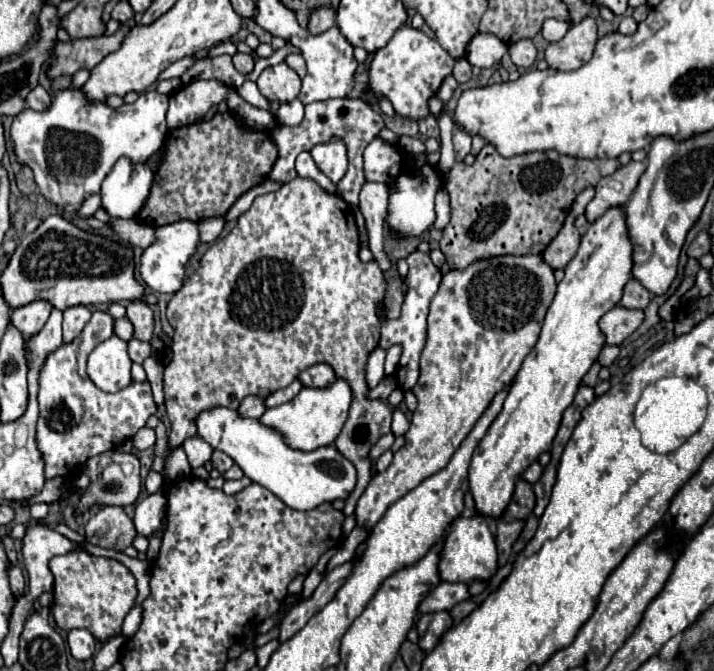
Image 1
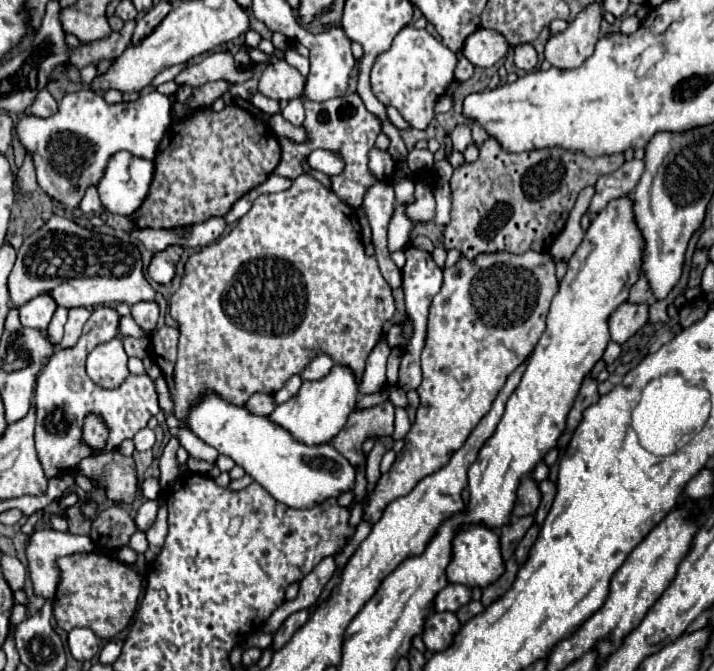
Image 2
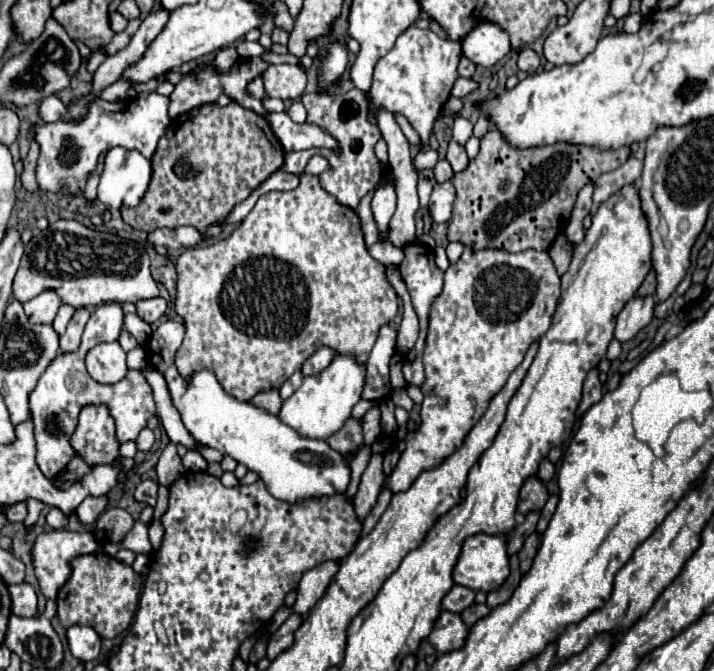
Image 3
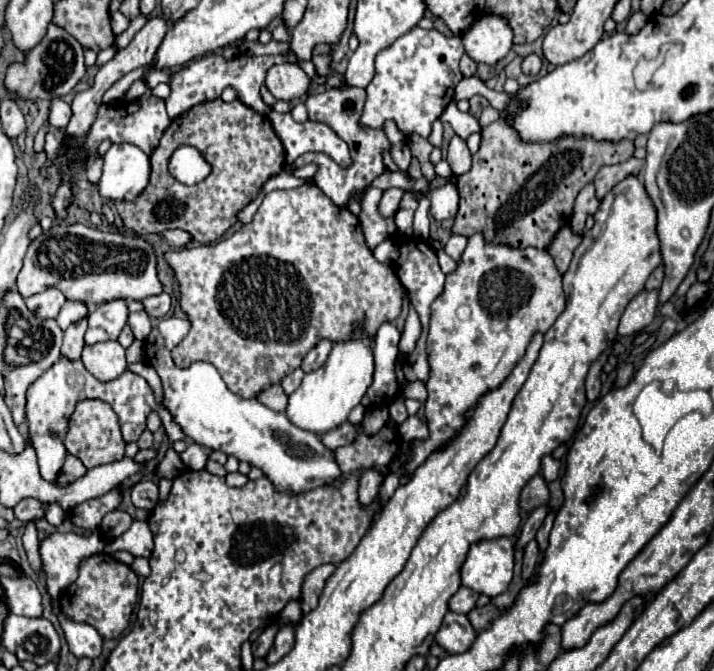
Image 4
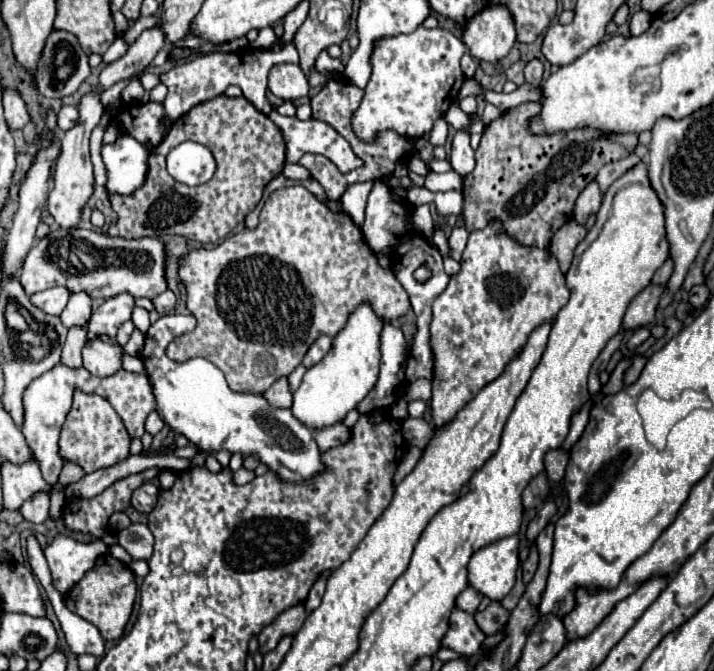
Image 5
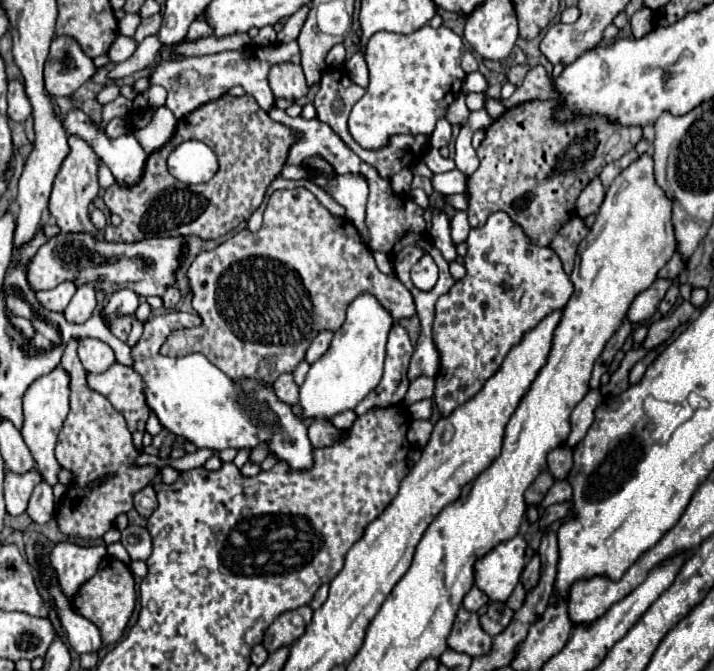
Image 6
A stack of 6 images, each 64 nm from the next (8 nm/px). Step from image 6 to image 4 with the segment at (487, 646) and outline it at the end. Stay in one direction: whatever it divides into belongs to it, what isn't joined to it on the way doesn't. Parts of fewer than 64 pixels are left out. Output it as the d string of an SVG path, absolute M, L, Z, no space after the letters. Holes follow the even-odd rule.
M448 612L448 616L444 616L444 628L440 628L440 632L436 634L436 642L450 654L468 652L476 638L478 632L472 628L468 616L458 612Z

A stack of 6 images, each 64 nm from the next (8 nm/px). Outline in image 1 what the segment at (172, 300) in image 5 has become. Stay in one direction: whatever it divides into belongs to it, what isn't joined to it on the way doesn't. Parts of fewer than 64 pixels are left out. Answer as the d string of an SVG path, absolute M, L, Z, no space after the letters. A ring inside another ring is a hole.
M130 302L126 306L126 316L132 320L134 324L134 332L138 340L152 340L152 332L154 332L154 312L146 302Z

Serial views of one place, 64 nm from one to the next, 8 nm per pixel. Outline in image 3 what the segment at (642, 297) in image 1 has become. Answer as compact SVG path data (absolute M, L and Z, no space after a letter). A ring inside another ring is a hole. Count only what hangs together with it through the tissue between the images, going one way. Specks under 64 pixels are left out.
M650 272L644 280L644 284L640 286L638 290L638 296L646 296L646 294L654 294L656 292L656 286L658 286L658 280L656 280L656 272Z

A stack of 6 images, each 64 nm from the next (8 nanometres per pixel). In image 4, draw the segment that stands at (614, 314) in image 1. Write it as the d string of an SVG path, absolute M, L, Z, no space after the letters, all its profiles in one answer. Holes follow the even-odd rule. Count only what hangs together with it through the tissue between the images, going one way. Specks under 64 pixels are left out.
M642 290L638 296L634 296L624 310L618 326L620 336L632 336L640 330L644 330L656 314L658 308L658 290Z

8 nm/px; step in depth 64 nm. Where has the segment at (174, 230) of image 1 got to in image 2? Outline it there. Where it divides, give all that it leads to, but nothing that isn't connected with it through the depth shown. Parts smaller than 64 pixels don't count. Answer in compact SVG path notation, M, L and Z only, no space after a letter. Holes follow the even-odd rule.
M168 246L164 252L158 252L150 266L148 266L148 276L160 284L168 284L174 276L174 264L180 260L182 248L178 246Z

